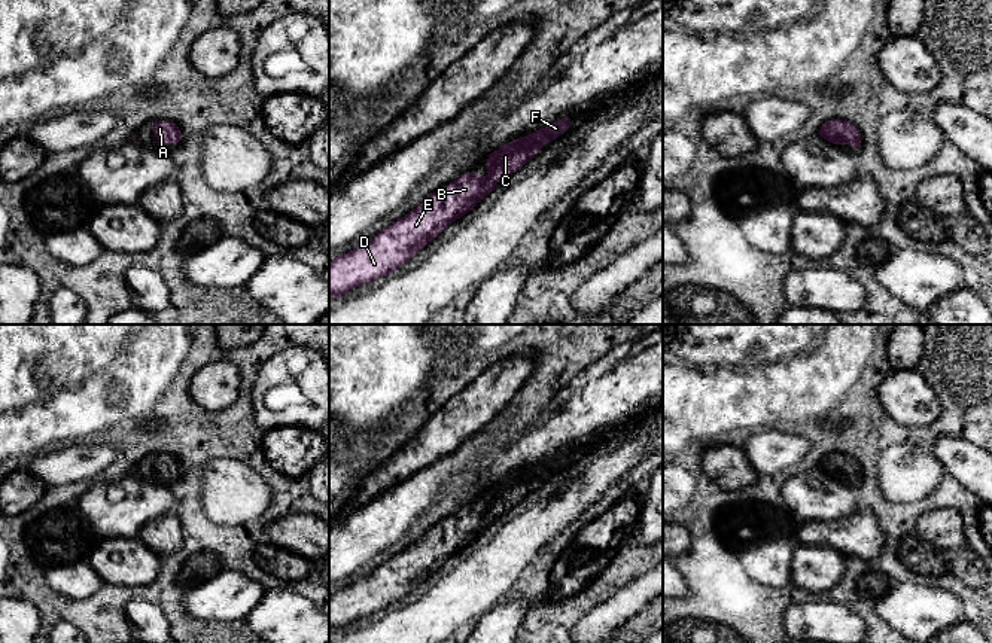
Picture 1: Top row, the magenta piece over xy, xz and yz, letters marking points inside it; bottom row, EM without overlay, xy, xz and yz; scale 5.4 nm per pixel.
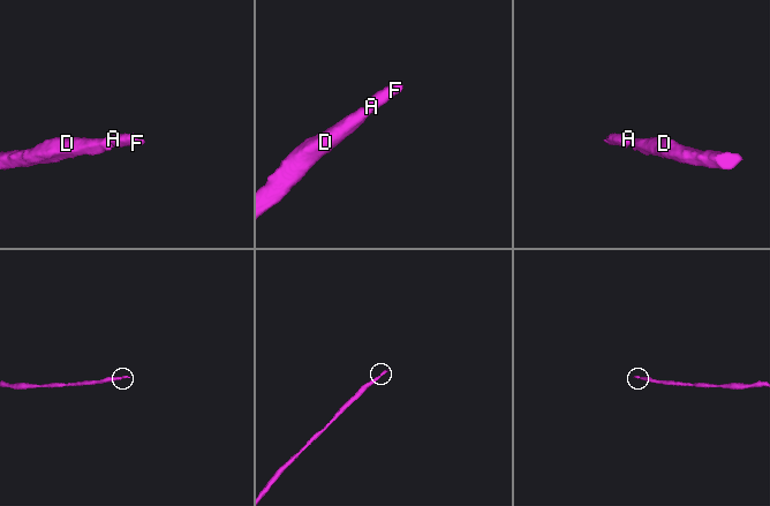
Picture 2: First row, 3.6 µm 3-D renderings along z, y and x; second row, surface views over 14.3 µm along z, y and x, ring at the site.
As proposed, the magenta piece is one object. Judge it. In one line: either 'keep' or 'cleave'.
keep

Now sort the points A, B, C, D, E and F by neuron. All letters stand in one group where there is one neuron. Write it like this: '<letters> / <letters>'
A B C D E F

